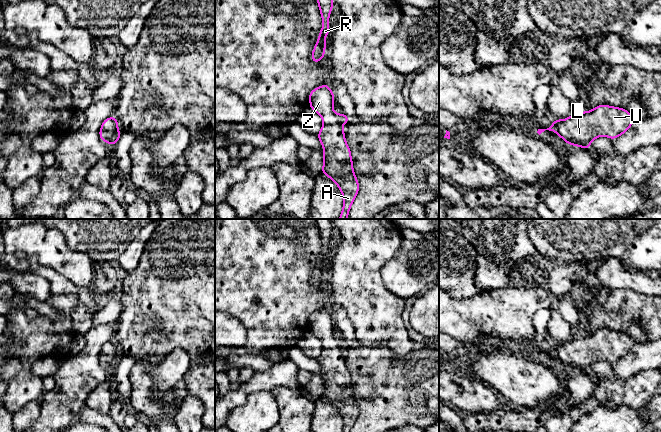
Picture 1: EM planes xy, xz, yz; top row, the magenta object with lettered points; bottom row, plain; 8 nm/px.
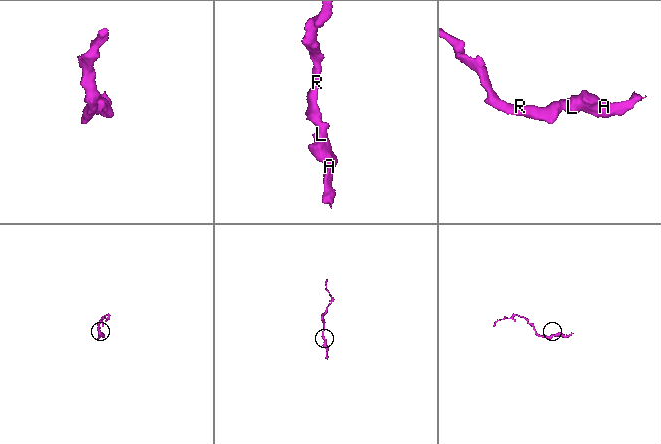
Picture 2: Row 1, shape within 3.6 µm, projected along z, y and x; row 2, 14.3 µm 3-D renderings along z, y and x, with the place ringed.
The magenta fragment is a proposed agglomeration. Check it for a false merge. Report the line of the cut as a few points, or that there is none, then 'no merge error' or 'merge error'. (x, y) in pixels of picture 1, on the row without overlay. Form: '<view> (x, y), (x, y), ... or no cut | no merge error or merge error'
no cut | no merge error

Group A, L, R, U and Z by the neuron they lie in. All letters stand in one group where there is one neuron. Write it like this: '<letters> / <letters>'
A L R U Z

